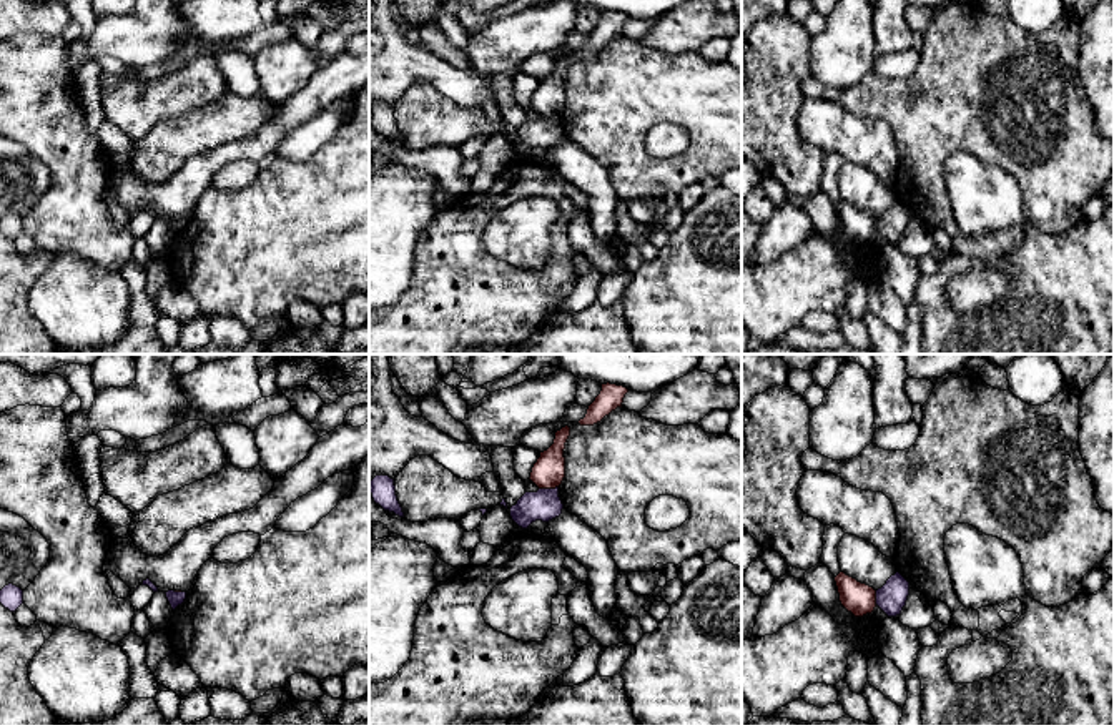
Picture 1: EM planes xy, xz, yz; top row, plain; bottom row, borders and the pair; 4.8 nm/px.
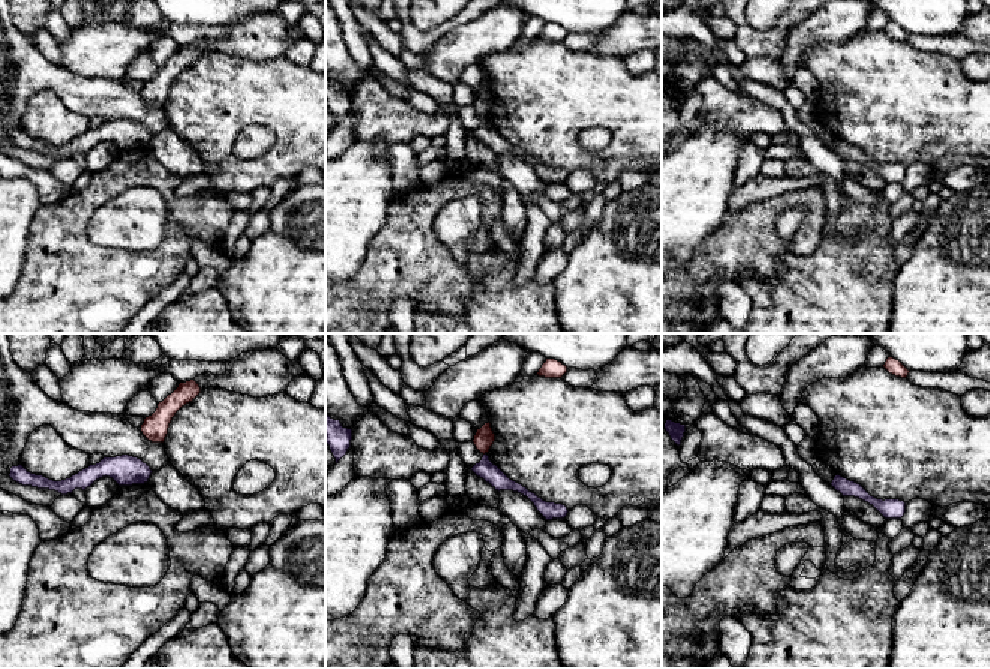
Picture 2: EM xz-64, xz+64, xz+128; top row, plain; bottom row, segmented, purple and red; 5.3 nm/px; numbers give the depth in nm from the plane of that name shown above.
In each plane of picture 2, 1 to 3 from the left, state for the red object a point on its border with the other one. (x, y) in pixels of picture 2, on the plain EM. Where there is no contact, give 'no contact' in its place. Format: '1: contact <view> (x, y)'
1: no contact
2: no contact
3: no contact

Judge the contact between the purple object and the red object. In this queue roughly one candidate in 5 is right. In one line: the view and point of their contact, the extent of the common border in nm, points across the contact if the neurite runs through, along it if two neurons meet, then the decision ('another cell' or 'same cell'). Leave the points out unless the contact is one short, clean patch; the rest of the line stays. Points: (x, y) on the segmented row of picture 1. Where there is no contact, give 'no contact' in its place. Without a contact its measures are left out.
xz (547, 489) | 100 nm | along xz (557, 486), (539, 489) | another cell

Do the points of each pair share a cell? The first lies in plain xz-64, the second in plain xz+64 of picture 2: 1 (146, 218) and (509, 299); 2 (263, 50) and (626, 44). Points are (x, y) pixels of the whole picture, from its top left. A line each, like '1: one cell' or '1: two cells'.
1: one cell
2: one cell

